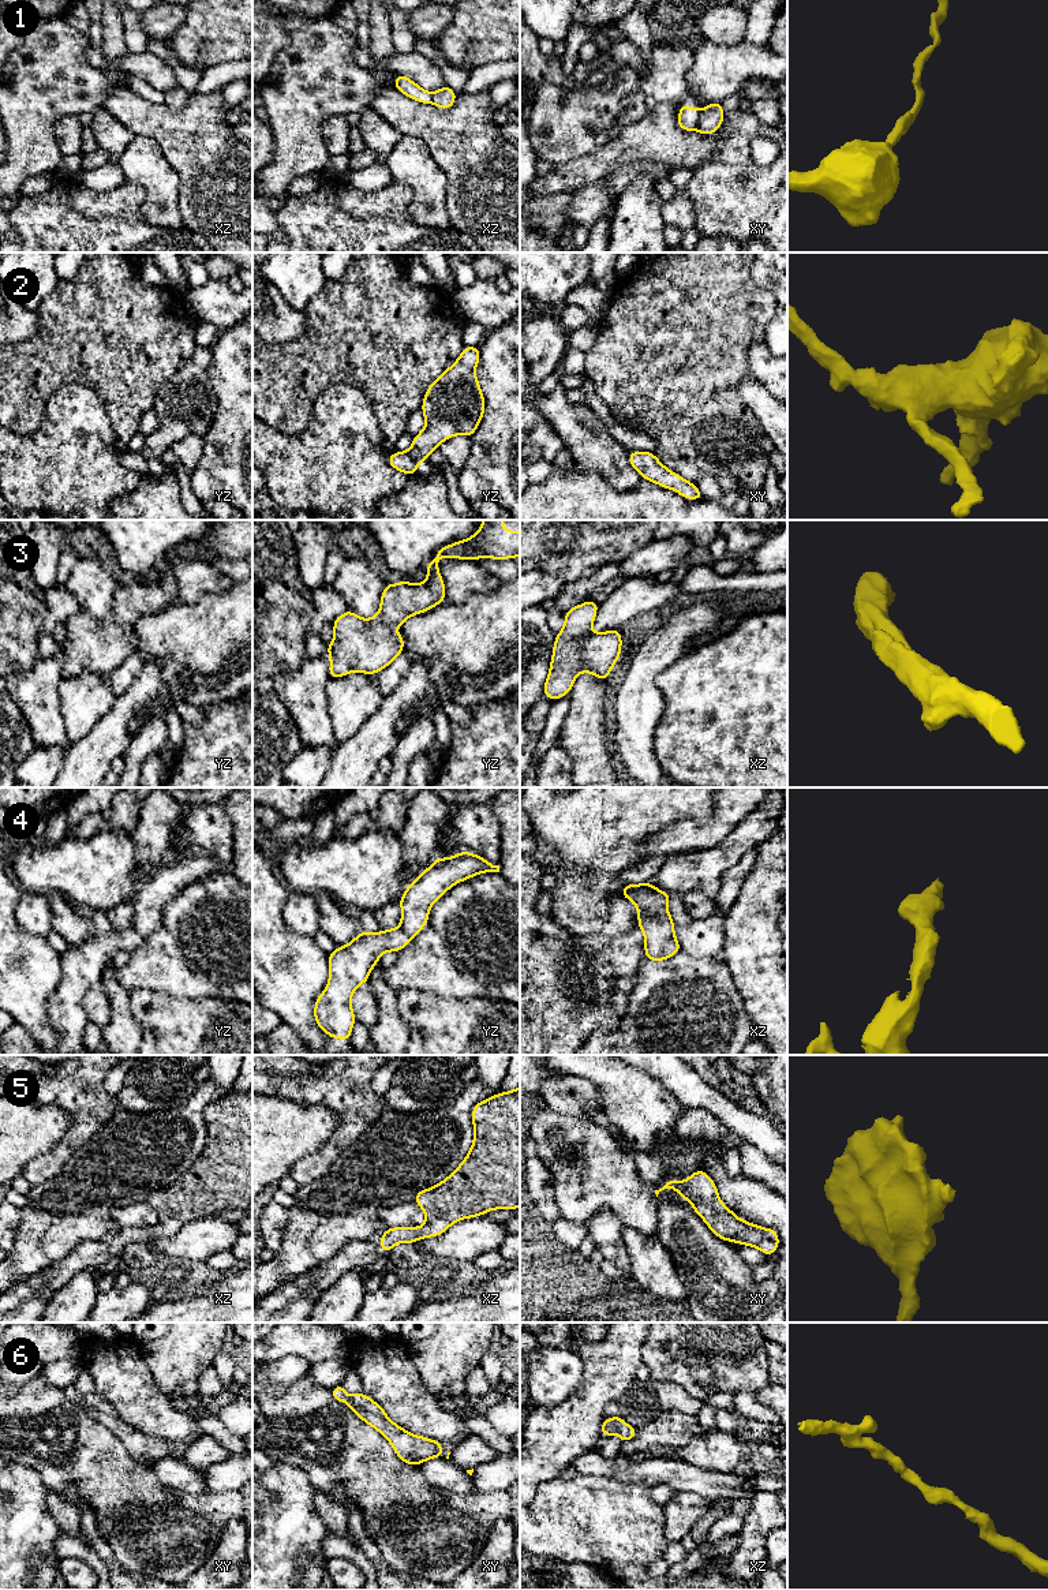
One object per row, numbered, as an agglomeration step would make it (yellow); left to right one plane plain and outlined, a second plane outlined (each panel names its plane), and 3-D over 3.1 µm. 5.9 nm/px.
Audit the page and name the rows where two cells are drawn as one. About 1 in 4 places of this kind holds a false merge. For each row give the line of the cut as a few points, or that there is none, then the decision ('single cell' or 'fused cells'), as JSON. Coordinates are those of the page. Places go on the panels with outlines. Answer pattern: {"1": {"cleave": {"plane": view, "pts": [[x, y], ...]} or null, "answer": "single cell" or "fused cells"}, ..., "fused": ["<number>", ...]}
{"1": {"cleave": {"plane": "xy", "pts": [[700, 111], [695, 128]]}, "answer": "fused cells"}, "2": {"cleave": null, "answer": "single cell"}, "3": {"cleave": null, "answer": "single cell"}, "4": {"cleave": null, "answer": "single cell"}, "5": {"cleave": null, "answer": "single cell"}, "6": {"cleave": null, "answer": "single cell"}, "fused": ["1"]}

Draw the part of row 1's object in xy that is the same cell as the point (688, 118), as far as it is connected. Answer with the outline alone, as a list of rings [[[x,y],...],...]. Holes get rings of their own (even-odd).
[[[682,104],[677,117],[677,126],[684,131],[693,131],[697,127],[700,111],[693,109],[688,104]]]

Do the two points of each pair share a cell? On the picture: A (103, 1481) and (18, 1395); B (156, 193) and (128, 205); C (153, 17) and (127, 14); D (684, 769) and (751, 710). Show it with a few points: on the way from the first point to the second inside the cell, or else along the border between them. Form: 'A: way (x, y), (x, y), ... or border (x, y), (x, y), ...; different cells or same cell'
A: border (66, 1399), (55, 1409), (38, 1415), (14, 1418); different cells
B: border (126, 180), (145, 190), (139, 213), (161, 225); different cells
C: border (139, 14), (142, 29), (150, 40); different cells
D: way (700, 752), (734, 722); same cell

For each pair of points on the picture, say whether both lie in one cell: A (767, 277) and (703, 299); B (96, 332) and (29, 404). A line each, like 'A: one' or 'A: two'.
A: two
B: one

